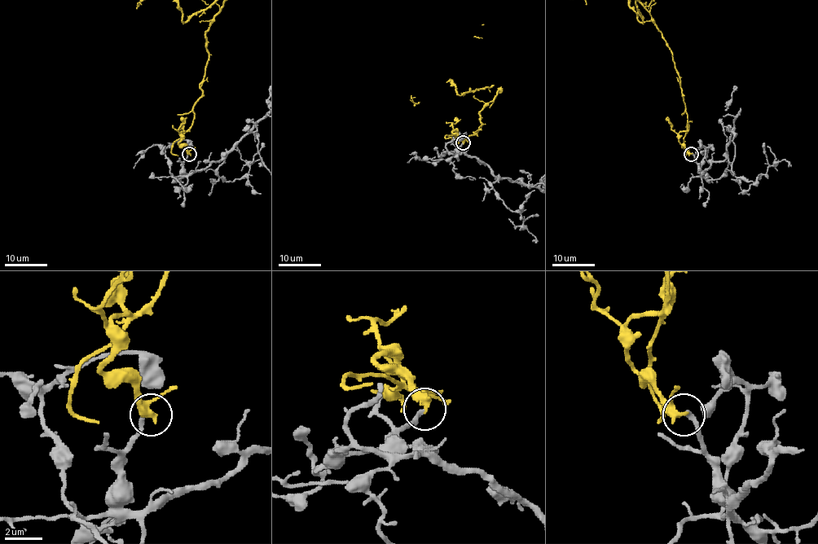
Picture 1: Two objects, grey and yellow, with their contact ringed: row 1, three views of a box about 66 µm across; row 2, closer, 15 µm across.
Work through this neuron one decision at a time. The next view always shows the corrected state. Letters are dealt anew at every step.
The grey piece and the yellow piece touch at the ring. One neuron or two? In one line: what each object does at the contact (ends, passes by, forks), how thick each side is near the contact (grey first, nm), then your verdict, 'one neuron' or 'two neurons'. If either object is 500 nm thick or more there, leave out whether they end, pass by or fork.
grey ends there; yellow passes by; 220 nm thick on the grey side, 280 nm on the other; one neuron

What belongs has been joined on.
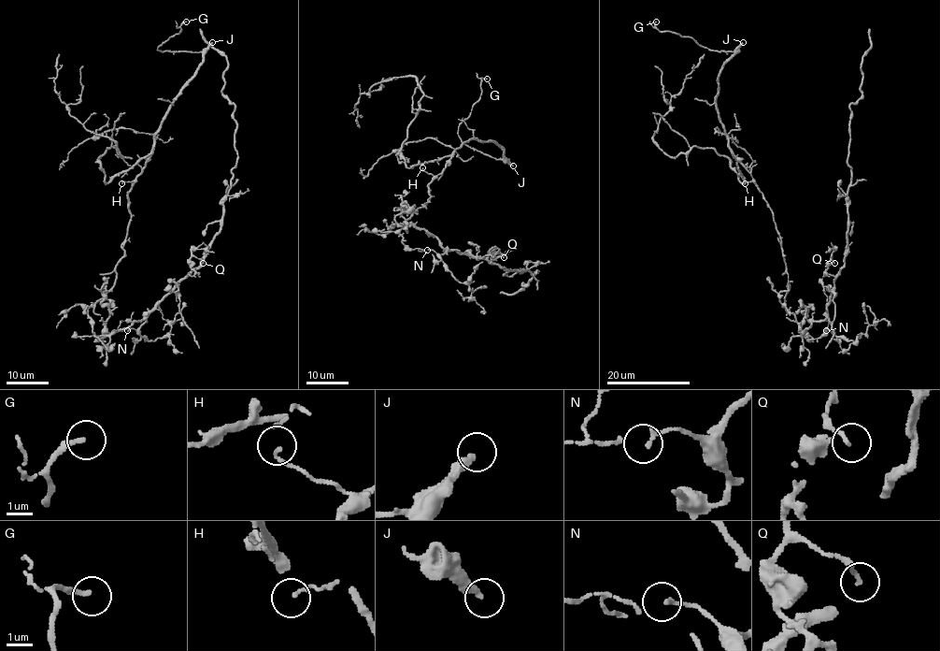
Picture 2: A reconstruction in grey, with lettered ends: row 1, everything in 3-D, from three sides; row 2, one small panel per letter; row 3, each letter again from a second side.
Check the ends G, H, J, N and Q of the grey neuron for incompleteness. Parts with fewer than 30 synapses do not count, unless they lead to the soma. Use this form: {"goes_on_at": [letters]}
{"goes_on_at": ["J"]}

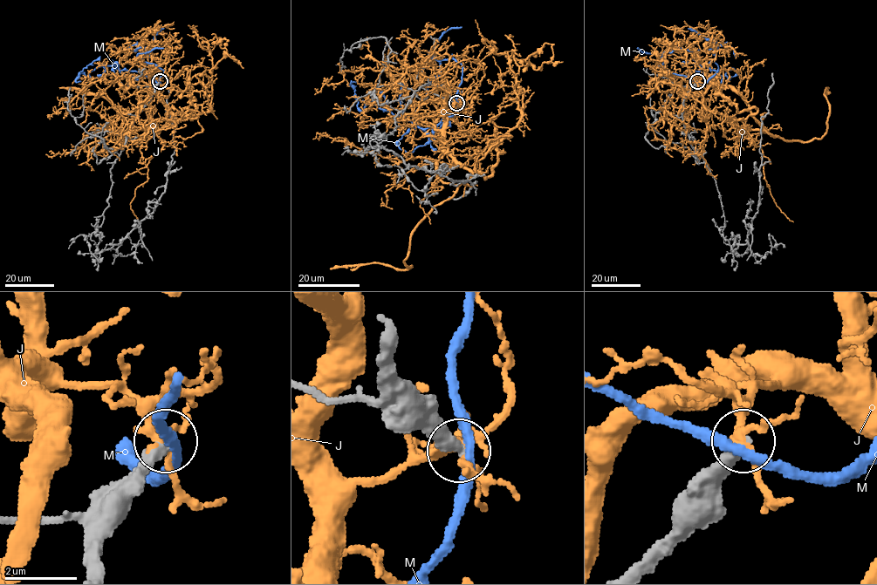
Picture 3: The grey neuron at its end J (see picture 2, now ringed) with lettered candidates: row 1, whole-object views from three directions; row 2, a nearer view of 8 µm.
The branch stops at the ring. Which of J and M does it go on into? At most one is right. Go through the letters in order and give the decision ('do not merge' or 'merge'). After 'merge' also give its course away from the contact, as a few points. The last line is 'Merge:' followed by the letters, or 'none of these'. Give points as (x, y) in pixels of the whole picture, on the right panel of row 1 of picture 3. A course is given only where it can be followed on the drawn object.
J: do not merge
M: do not merge
Merge: none of these

